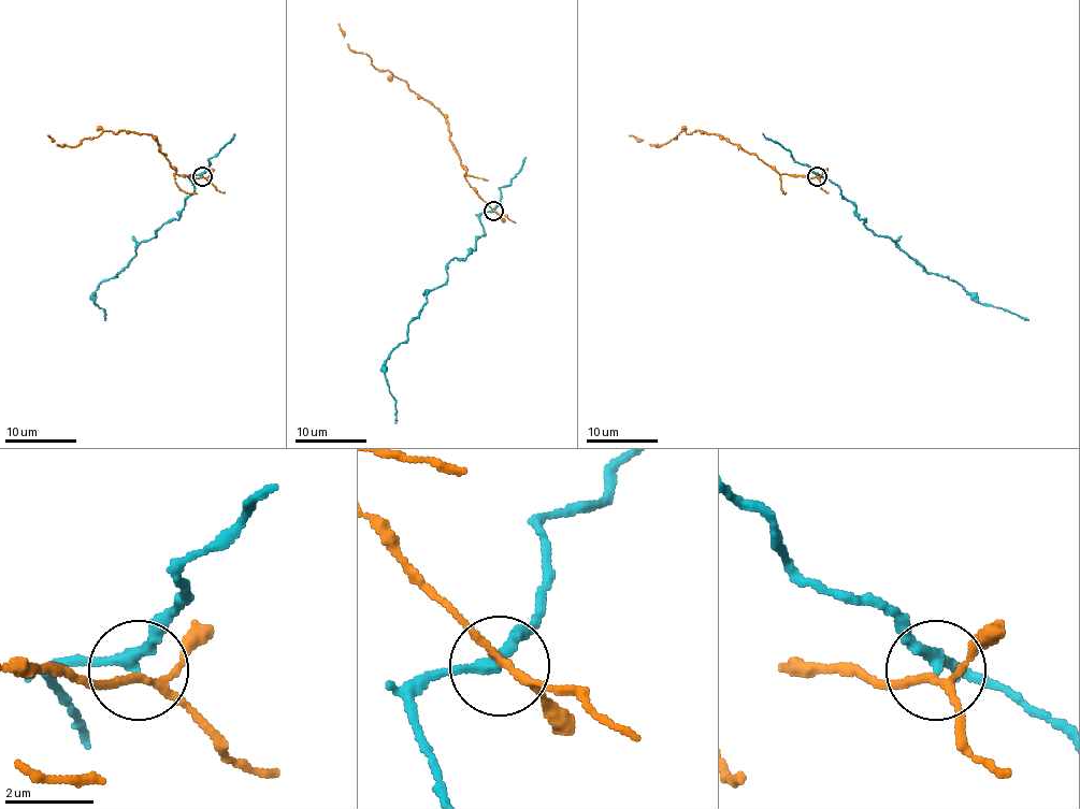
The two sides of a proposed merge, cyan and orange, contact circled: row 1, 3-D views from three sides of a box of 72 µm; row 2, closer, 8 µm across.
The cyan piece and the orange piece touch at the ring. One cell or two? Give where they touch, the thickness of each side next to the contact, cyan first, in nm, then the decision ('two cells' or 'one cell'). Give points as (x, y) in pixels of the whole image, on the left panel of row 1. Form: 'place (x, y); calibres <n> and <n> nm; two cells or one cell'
place (202, 176); calibres 240 and 140 nm; two cells

